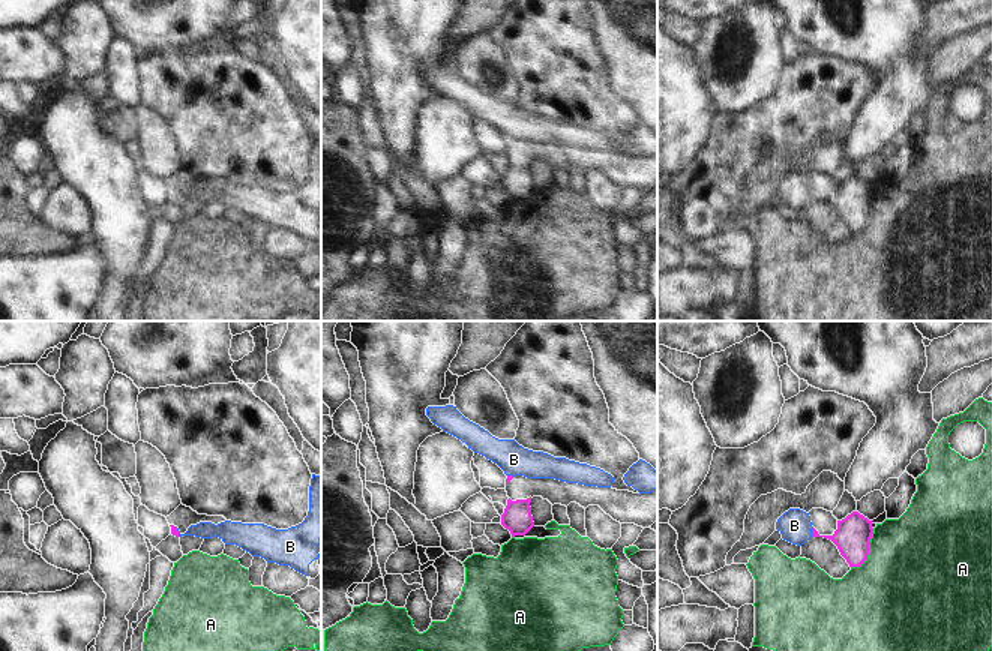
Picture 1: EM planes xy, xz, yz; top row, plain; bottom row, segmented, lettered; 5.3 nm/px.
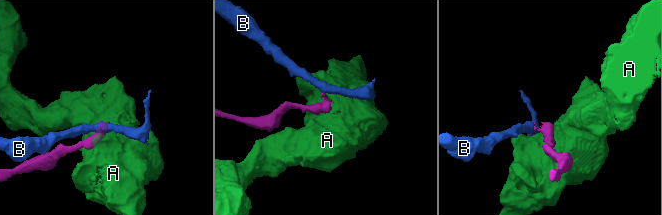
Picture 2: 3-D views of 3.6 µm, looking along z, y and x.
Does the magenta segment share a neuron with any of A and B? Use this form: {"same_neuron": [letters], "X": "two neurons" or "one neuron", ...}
{"same_neuron": [], "A": "two neurons", "B": "two neurons"}

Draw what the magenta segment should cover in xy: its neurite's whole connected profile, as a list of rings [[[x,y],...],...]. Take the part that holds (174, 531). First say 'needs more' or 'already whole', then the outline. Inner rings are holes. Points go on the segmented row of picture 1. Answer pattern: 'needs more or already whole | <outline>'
needs more | [[[180,504],[170,516],[167,516],[167,520],[171,526],[171,534],[179,537],[180,534],[185,534],[191,525],[200,522],[212,522],[218,525],[227,519],[224,516],[198,514],[191,507]]]

